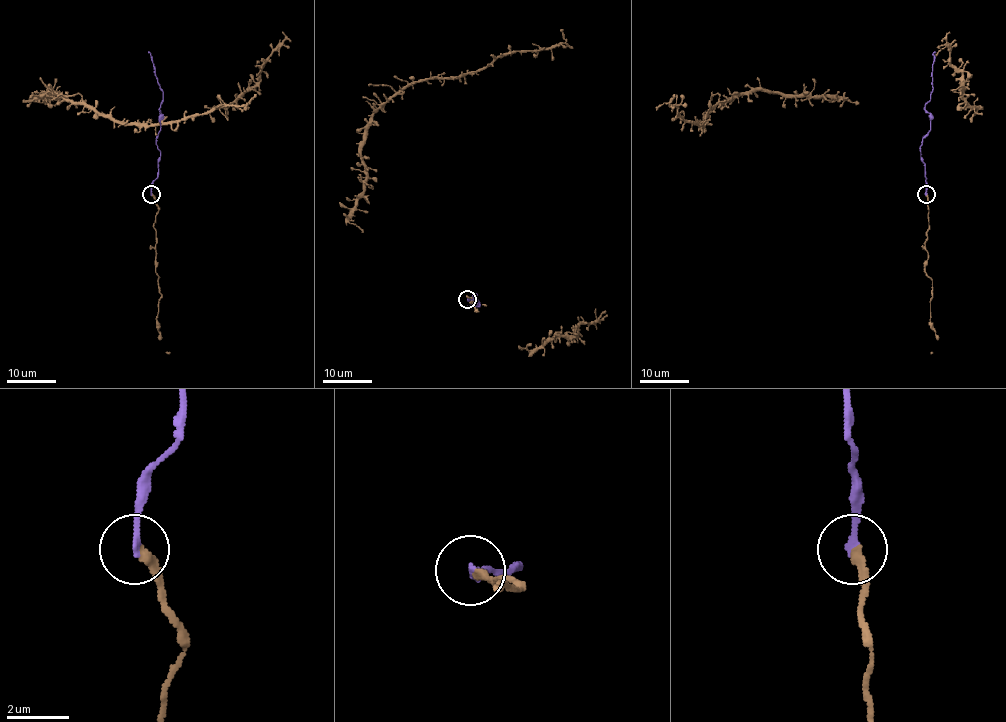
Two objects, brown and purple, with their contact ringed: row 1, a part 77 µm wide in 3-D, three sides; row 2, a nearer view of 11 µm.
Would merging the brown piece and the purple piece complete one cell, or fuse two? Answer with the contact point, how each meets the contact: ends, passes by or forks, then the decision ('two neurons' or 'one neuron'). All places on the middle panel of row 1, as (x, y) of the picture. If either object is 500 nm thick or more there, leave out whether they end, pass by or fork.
at (467, 299); brown ends there; purple ends there; one neuron

